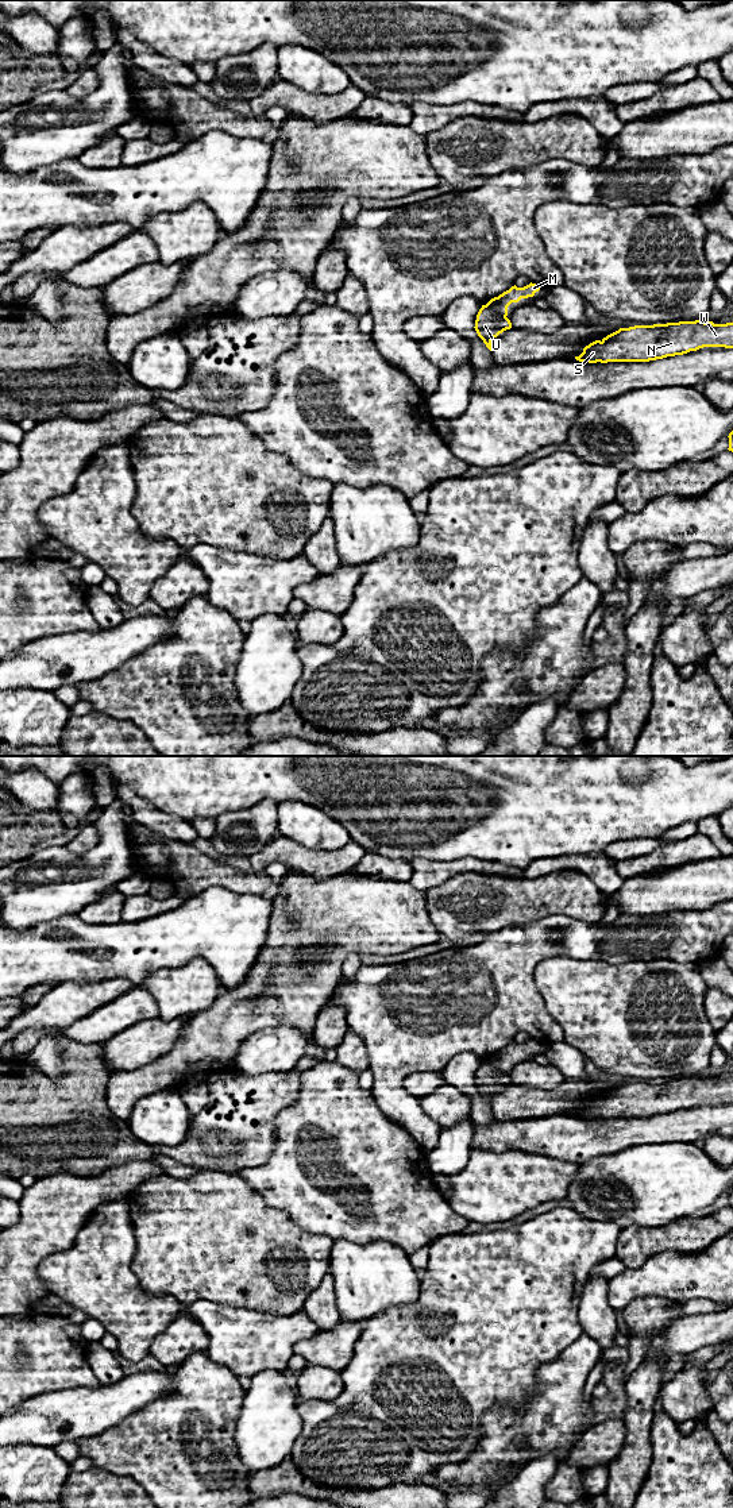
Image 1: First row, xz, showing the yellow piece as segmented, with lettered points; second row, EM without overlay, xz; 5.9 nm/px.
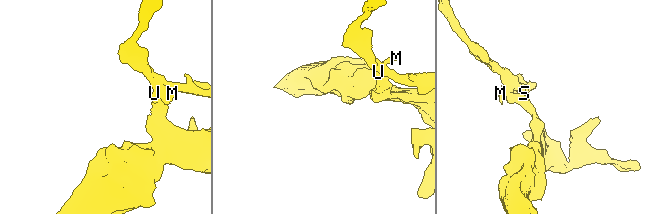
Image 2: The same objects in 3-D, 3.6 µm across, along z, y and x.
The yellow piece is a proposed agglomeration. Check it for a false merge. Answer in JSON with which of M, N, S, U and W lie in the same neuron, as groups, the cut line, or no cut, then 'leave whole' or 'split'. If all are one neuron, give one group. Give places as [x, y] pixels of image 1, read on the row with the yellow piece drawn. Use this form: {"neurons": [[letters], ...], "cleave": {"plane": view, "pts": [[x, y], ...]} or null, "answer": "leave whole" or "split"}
{"neurons": [["M", "N", "S", "W"], ["U"]], "cleave": {"plane": "xz", "pts": [[486, 304], [505, 317]]}, "answer": "split"}

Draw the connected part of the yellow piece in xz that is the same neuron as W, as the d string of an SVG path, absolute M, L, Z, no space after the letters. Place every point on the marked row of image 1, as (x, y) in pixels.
M679 321L620 328L583 348L579 362L649 362L703 347L733 348L733 323Z

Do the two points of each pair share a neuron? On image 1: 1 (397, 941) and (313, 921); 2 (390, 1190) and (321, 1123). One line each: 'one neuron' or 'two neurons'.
1: one neuron
2: one neuron

